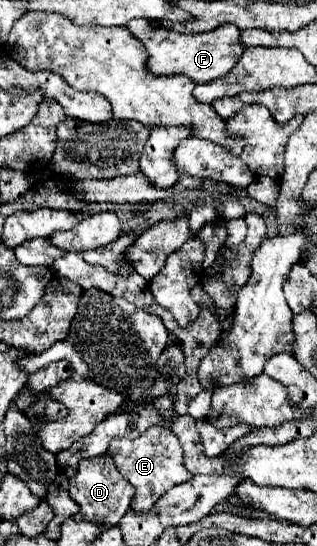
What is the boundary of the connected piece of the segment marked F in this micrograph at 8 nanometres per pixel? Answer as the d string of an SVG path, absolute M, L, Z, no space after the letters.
M137 17L127 23L127 29L131 31L131 35L135 39L139 39L145 45L145 49L149 53L147 69L149 69L149 73L153 73L157 77L187 75L193 83L209 83L209 81L225 77L235 67L235 63L239 61L239 57L243 53L243 47L239 43L241 31L233 23L219 25L217 29L207 31L207 33L187 35L187 33L177 33L173 29L159 27L155 21Z

